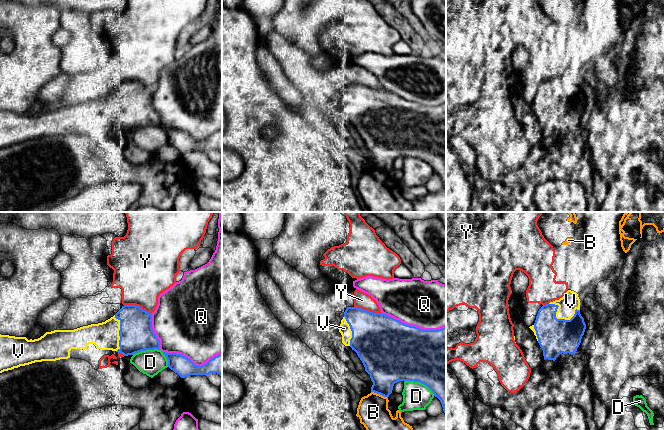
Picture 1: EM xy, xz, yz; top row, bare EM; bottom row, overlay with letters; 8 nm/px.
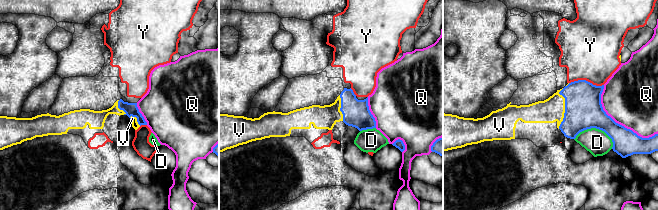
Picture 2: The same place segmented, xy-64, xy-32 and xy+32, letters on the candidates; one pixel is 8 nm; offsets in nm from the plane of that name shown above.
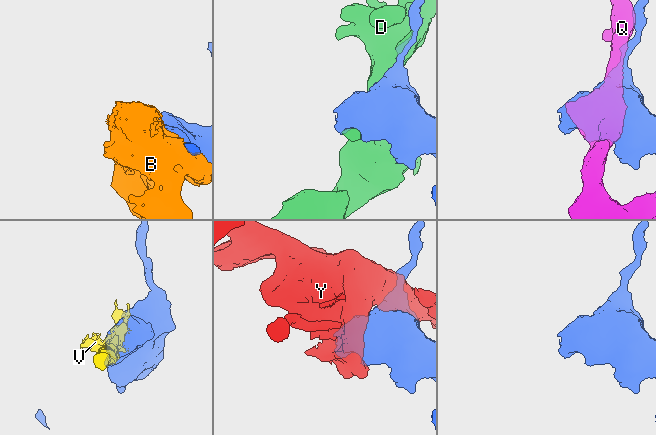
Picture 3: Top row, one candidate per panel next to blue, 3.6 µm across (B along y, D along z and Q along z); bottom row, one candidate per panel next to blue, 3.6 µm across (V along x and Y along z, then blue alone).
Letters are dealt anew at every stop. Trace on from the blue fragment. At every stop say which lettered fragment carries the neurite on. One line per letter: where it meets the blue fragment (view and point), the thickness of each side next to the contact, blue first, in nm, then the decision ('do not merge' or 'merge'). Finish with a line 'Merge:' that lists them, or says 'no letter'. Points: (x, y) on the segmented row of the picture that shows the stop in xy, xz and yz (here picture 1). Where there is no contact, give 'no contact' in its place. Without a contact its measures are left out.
B: meets blue in xz at (379, 393); 340 nm thick on the blue side, 240 nm on the other; do not merge
D: meets blue in xz at (420, 382); 480 nm thick on the blue side, 220 nm on the other; do not merge
Q: meets blue in xz at (413, 326); 480 nm thick on the blue side, 400 nm on the other; do not merge
V: meets blue in yz at (559, 319); 280 nm thick on the blue side, 150 nm on the other; merge
Y: meets blue in xy at (138, 306); 280 nm thick on the blue side, 400 nm on the other; do not merge
Merge: V

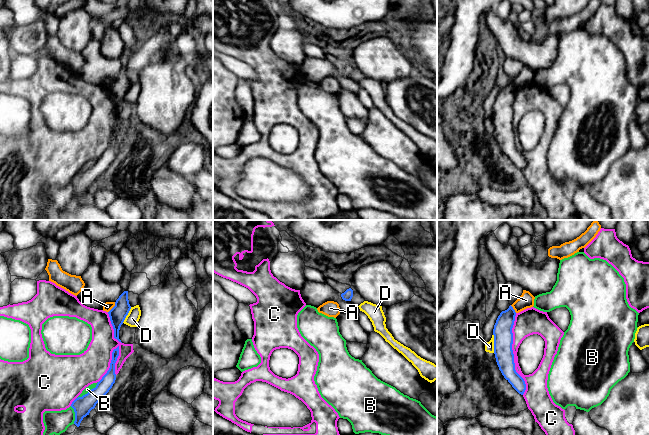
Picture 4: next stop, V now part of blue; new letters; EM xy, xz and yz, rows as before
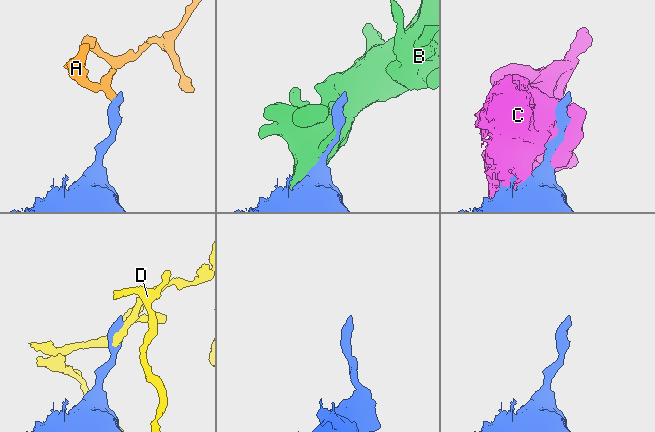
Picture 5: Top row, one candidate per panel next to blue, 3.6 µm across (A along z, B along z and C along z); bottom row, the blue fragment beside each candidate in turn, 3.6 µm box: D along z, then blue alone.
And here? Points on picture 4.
A: meets blue in xy at (113, 307); 140 nm thick on the blue side, 70 nm on the other; do not merge
B: meets blue in xy at (89, 391); 150 nm thick on the blue side, 50 nm on the other; do not merge
C: meets blue in yz at (513, 354); 160 nm thick on the blue side, 180 nm on the other; do not merge
D: meets blue in yz at (494, 343); 160 nm thick on the blue side, 80 nm on the other; do not merge
Merge: no letter

